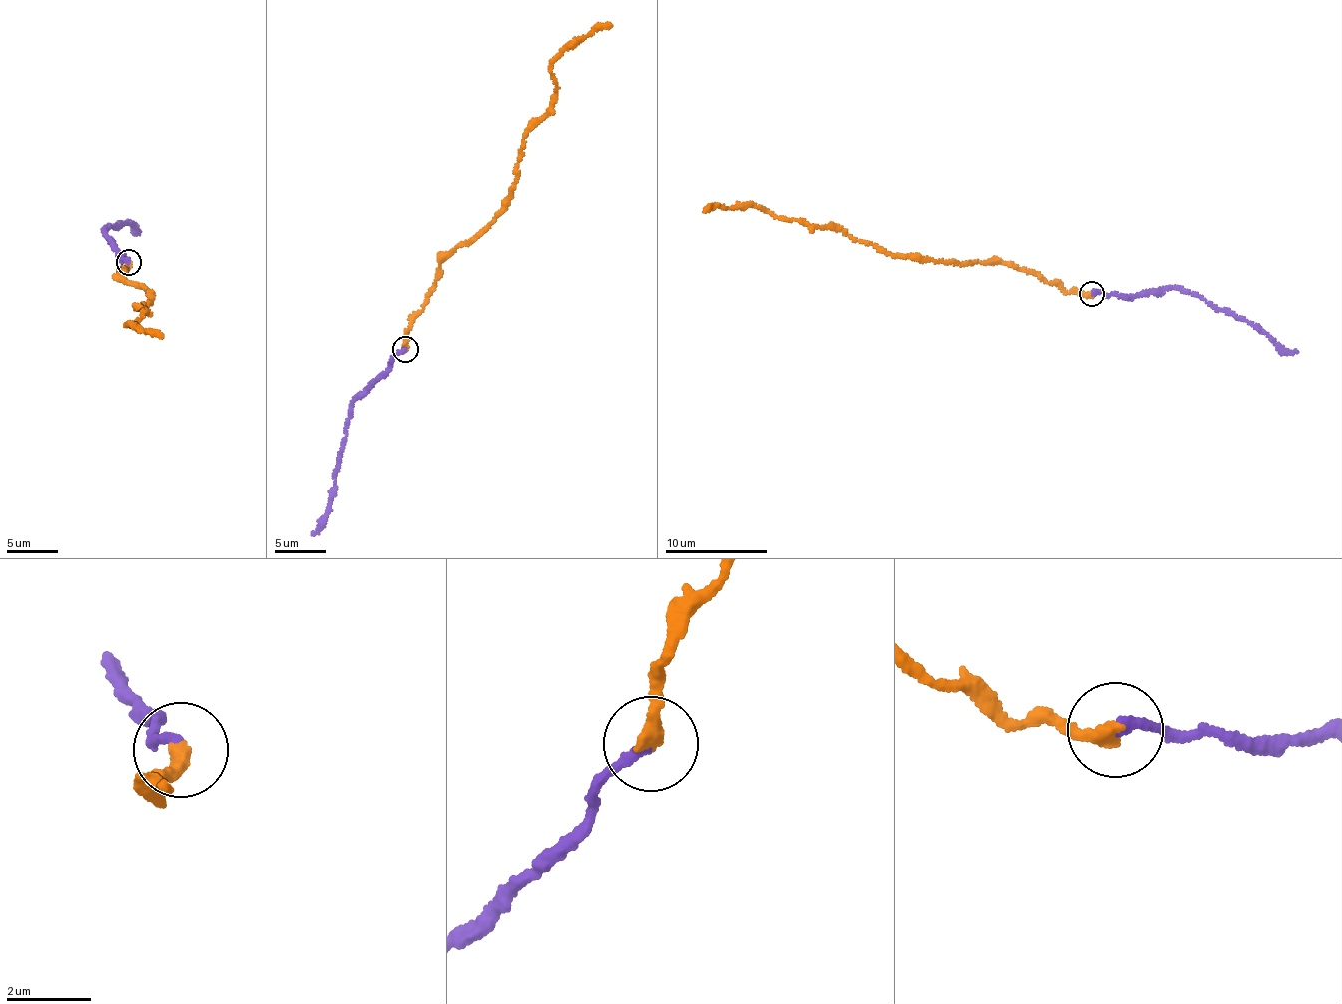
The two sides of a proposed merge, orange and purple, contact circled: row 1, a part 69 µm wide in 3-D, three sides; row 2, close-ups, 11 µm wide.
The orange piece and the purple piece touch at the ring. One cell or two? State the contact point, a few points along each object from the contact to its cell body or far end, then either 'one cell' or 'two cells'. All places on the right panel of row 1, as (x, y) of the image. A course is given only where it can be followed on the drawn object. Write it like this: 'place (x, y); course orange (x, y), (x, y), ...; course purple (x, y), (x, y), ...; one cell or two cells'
place (1091, 294); course orange (1092, 293), (1062, 290), (1024, 271), (1000, 263), (904, 257), (846, 234), (764, 212), (751, 205), (703, 211); course purple (1092, 293), (1128, 296), (1174, 289), (1188, 291), (1257, 326), (1274, 342), (1298, 352); one cell

